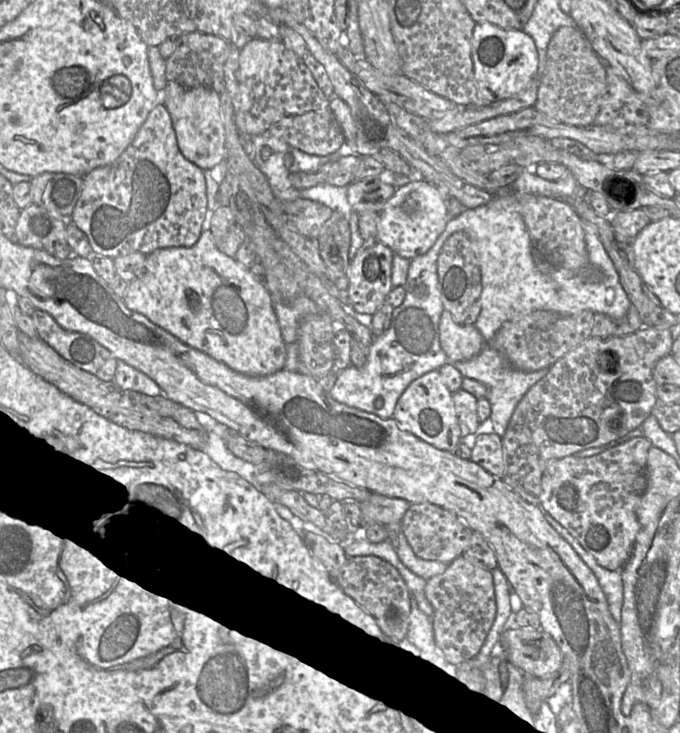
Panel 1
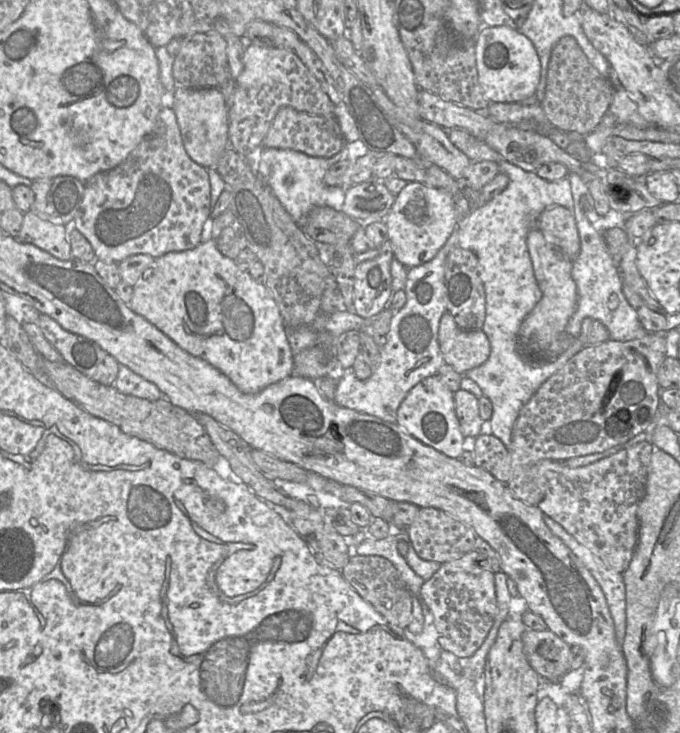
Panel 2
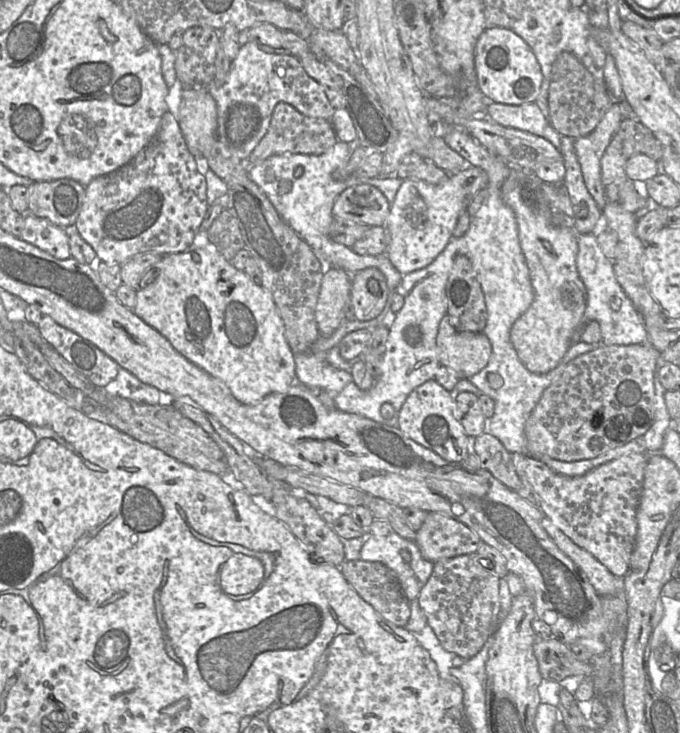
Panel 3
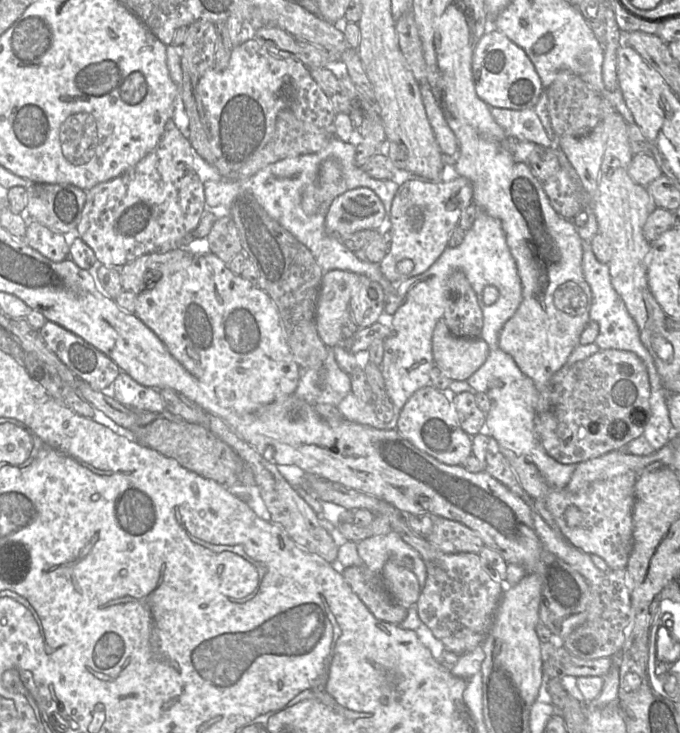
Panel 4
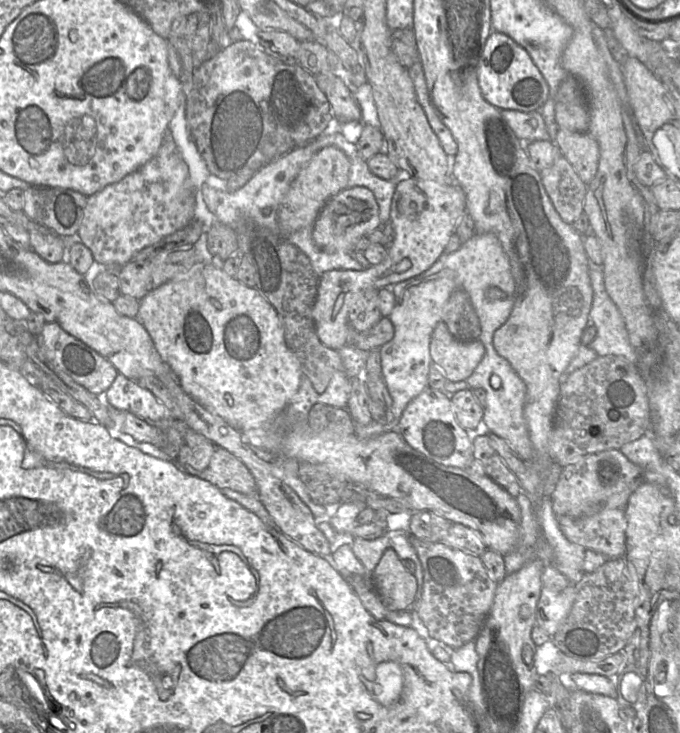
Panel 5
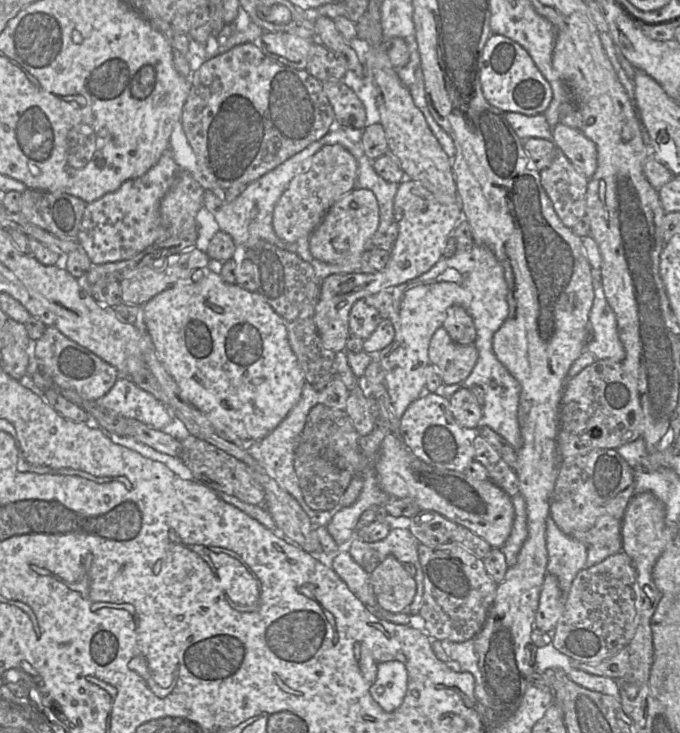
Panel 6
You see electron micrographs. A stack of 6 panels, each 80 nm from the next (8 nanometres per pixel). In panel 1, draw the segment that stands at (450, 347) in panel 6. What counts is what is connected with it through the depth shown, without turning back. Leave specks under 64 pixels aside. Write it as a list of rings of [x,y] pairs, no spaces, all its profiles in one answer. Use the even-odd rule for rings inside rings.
[[[444,310],[439,324],[440,344],[448,362],[466,361],[477,356],[485,342],[474,325],[460,325],[448,310]]]

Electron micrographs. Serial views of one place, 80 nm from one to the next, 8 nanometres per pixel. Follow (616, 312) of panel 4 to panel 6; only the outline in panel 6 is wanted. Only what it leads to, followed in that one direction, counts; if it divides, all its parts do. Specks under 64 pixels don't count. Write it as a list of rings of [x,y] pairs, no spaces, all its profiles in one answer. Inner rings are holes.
[[[592,269],[592,278],[594,300],[589,314],[592,339],[586,345],[586,349],[597,360],[610,359],[622,362],[625,358],[625,349],[619,339],[615,314],[604,295],[600,270]]]

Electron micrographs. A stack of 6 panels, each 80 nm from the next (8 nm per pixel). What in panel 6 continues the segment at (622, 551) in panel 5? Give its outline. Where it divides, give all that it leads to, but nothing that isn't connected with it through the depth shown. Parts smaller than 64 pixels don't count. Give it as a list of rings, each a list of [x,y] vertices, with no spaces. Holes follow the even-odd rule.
[[[610,516],[599,518],[594,527],[587,531],[575,532],[572,536],[575,540],[587,546],[605,546],[614,550],[614,554],[622,551],[621,536],[622,519]]]

